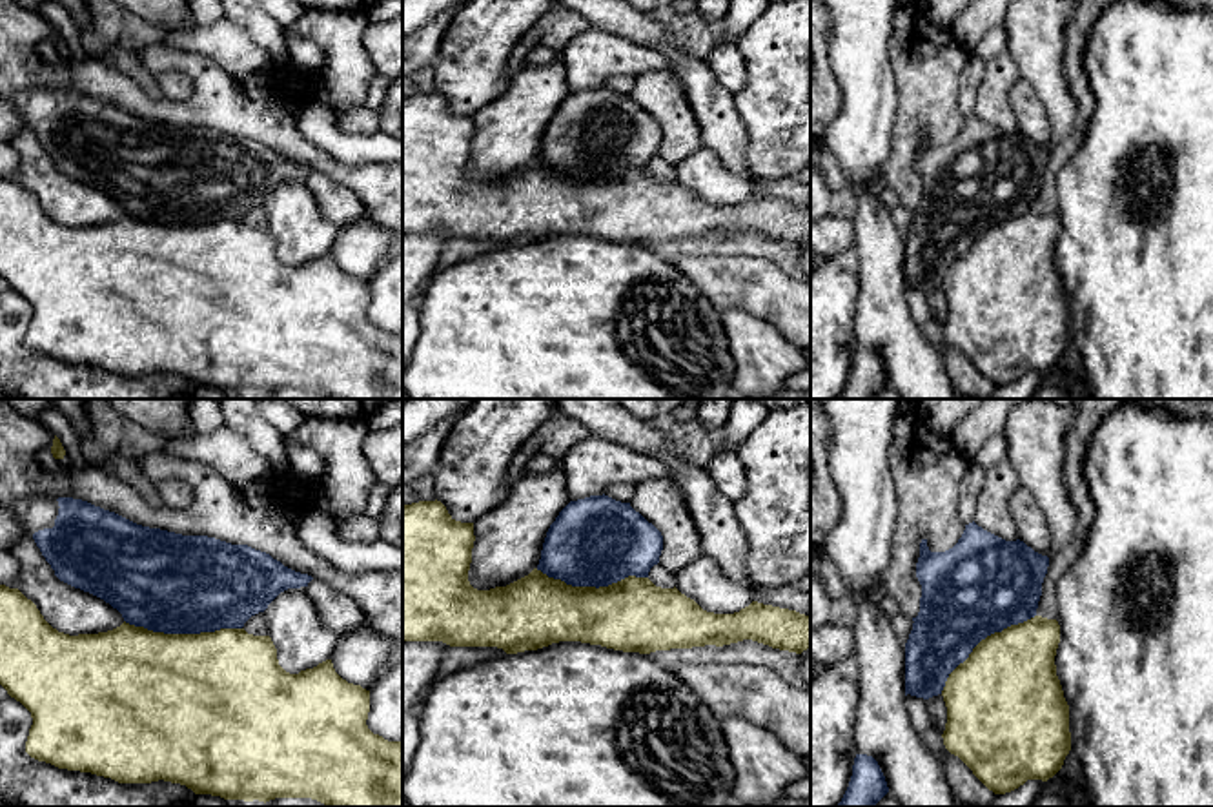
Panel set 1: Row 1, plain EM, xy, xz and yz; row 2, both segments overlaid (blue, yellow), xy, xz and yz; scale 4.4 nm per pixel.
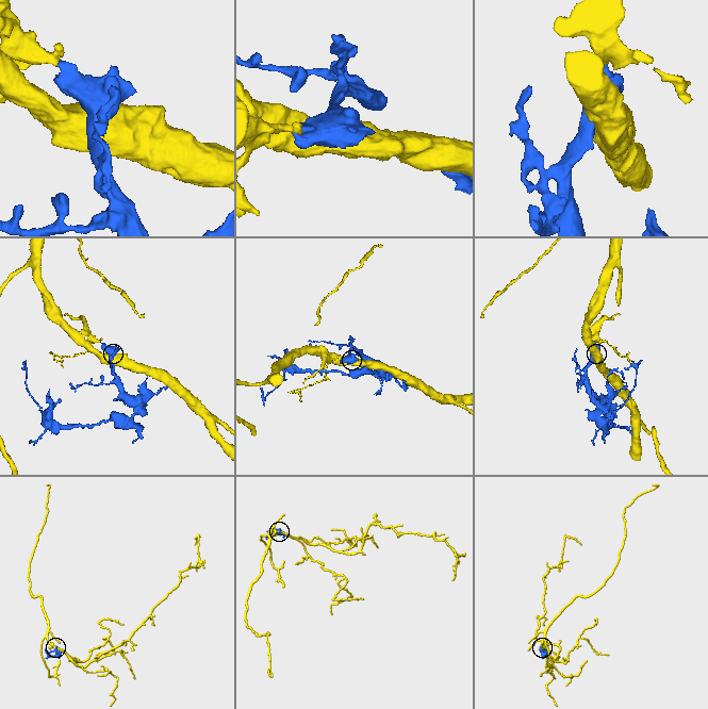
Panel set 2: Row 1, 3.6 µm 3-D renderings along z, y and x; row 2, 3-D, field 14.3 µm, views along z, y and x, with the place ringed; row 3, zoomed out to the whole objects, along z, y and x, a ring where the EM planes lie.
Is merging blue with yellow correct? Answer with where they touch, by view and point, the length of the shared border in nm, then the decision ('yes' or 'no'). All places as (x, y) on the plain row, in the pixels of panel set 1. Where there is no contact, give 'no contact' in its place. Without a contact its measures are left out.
xy (183, 224) | 500 nm | yes

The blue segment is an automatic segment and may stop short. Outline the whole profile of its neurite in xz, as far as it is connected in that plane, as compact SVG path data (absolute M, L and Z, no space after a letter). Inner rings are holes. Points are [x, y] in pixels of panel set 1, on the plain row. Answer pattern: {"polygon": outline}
{"polygon": "M608 87L570 93L550 117L537 162L572 179L608 179L628 168L648 169L663 142L661 124L630 95Z"}

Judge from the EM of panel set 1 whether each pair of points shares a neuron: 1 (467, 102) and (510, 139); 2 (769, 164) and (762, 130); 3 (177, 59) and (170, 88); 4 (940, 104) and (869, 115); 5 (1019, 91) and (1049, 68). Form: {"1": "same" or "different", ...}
{"1": "different", "2": "same", "3": "different", "4": "different", "5": "different"}

